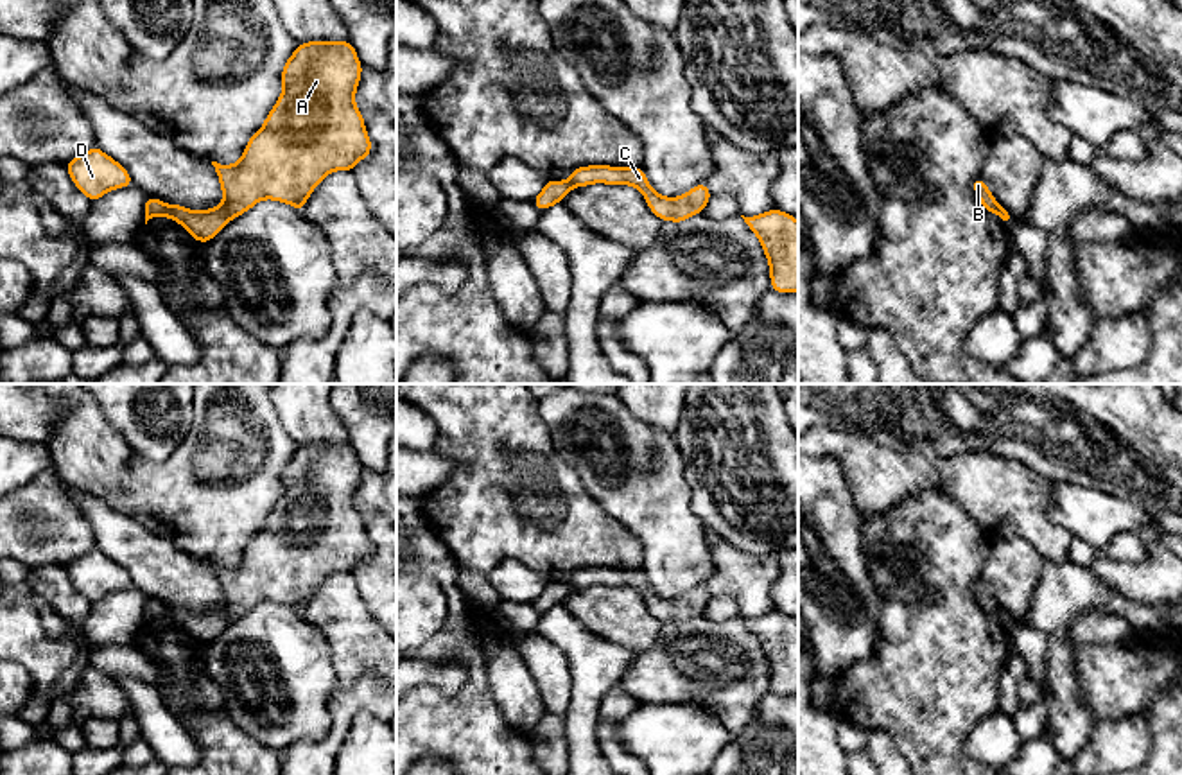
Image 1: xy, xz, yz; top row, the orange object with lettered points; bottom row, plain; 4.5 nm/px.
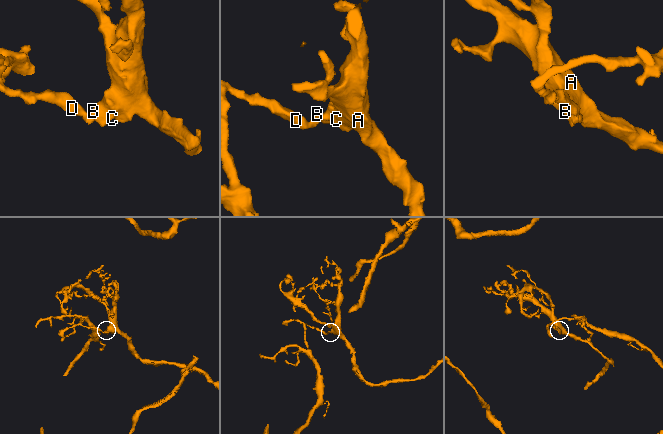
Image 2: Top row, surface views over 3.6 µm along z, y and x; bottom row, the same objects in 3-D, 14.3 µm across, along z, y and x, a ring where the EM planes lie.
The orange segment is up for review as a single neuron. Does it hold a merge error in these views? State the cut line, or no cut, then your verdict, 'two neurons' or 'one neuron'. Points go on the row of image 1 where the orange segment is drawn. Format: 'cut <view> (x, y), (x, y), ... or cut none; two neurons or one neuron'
cut xy (167, 205), (173, 217); two neurons

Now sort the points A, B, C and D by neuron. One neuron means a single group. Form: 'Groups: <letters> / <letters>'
Groups: A B C / D

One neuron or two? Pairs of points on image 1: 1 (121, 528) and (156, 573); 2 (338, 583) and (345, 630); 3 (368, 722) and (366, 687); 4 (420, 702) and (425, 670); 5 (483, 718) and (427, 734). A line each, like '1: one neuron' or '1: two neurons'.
1: one neuron
2: one neuron
3: two neurons
4: two neurons
5: one neuron

